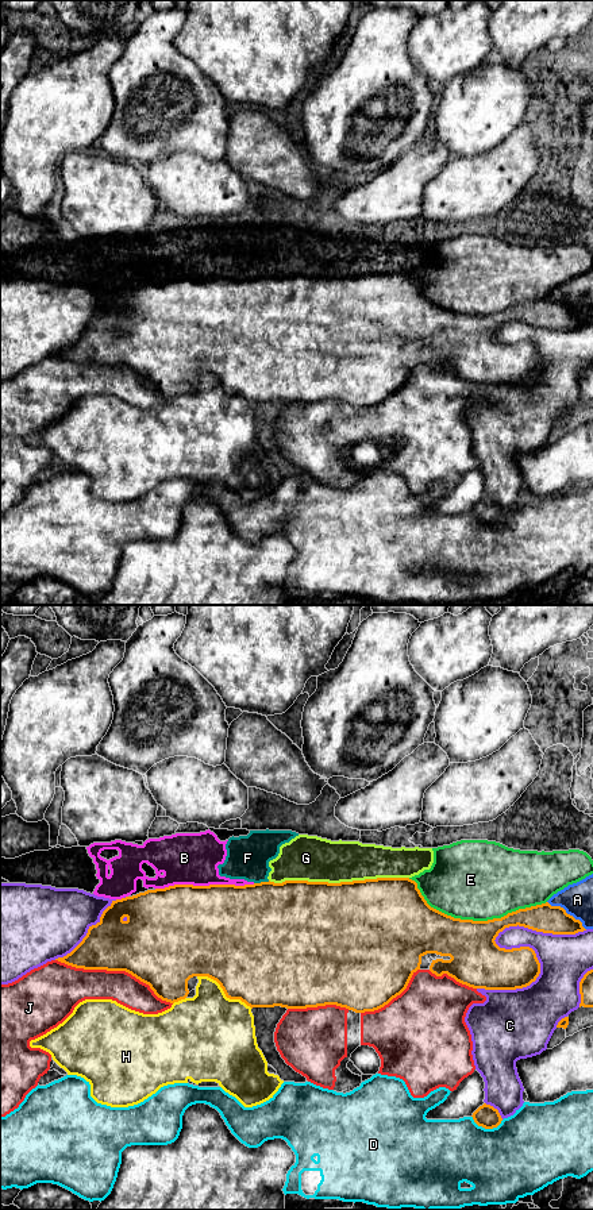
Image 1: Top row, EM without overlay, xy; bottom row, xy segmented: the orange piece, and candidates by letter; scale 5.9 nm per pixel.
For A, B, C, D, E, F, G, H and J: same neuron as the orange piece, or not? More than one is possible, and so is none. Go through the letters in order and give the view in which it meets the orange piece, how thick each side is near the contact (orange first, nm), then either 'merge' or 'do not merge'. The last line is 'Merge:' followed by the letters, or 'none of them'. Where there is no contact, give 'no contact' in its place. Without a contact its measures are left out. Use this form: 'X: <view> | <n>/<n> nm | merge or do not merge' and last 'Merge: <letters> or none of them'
A: xy | 170/190 nm | do not merge
B: xy | 500/300 nm | do not merge
C: xy | 300/190 nm | do not merge
D: xy | 140/440 nm | do not merge
E: xy | 300/480 nm | do not merge
F: xy | 500/260 nm | do not merge
G: xy | 500/280 nm | do not merge
H: xy | 480/460 nm | do not merge
J: xy | 400/200 nm | do not merge
Merge: none of them

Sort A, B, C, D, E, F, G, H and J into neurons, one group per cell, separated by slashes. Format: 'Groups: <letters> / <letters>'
Groups: A / B F G / C / D / E / H / J

